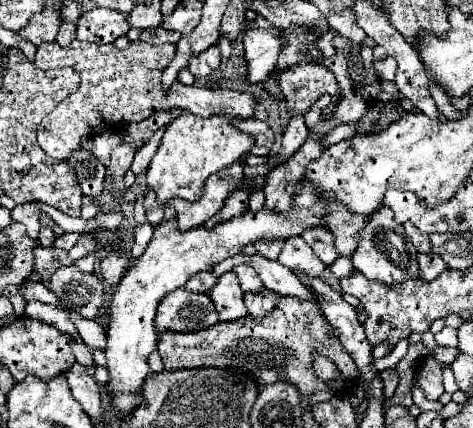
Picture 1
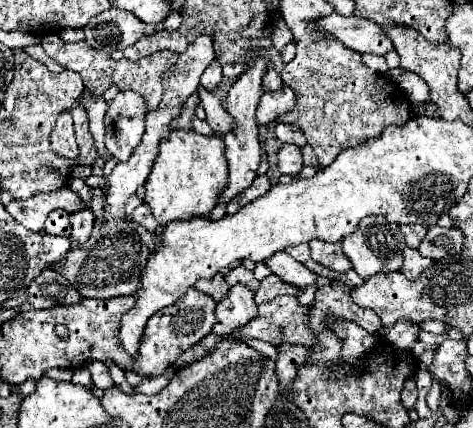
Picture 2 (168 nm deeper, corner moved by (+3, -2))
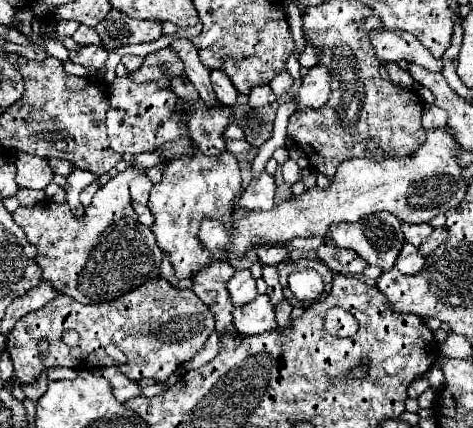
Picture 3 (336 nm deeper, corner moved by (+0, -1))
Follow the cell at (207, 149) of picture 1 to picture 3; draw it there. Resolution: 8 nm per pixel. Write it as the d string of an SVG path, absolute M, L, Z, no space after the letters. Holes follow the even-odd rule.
M194 145L192 155L182 155L166 163L162 181L156 183L150 191L148 207L154 215L152 231L156 235L156 243L170 255L178 279L192 277L196 271L208 265L210 251L204 249L204 245L198 241L200 221L210 217L228 225L234 199L242 193L240 183L240 167L230 151L222 151L220 155L204 155L198 145Z

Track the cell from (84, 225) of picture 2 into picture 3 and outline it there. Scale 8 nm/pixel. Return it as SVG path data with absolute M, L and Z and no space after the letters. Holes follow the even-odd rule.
M74 169L74 171L68 175L68 187L66 187L68 199L66 199L66 201L68 201L74 217L84 217L84 207L82 207L82 203L80 203L80 199L78 199L78 193L80 193L86 185L90 185L90 183L94 183L94 181L98 181L98 177L94 177L92 173L86 173L86 171L82 171L82 169Z

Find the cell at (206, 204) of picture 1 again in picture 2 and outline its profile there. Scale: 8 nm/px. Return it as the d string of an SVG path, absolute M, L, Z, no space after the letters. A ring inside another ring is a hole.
M265 56L251 58L245 74L237 78L237 82L231 86L231 90L227 94L227 112L235 120L235 126L223 138L225 146L227 146L227 160L229 160L229 186L223 192L223 198L219 202L233 200L247 186L251 186L251 182L257 176L257 168L261 164L263 152L261 152L261 146L259 146L259 124L257 124L255 112L257 112L257 106L259 106L259 98L263 96L261 78L267 72L267 62L269 62L269 58L265 58Z

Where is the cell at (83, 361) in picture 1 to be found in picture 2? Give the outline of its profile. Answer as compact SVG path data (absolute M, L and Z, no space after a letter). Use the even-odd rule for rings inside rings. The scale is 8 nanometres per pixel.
M99 360L89 362L89 364L87 364L87 370L91 372L93 382L95 382L95 386L97 386L97 388L107 390L107 388L113 388L113 386L115 386L115 384L113 384L113 380L111 380L109 368L107 368L103 362L99 362Z

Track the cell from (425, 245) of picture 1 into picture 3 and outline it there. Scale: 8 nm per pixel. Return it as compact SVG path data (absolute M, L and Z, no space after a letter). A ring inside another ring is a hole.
M402 223L402 231L404 231L408 243L412 243L414 247L420 247L422 241L432 233L432 227L430 227L430 225L412 225L412 223Z

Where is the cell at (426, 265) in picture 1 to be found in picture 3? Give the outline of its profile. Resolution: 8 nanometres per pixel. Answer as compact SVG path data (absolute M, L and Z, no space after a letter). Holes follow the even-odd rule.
M406 243L398 255L398 261L396 261L396 269L404 275L416 275L420 273L424 267L424 257L418 253L418 249L410 243Z

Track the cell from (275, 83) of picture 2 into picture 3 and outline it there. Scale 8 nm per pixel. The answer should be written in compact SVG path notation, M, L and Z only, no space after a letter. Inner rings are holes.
M260 85L258 89L252 89L248 97L250 97L248 103L250 103L254 109L258 109L258 107L264 107L264 105L272 103L272 89L270 89L268 85Z

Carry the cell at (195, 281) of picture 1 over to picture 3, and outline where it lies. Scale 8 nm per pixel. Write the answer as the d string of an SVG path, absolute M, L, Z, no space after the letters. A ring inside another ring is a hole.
M210 263L206 269L194 275L192 291L210 307L216 319L218 333L234 333L232 323L232 301L226 291L228 279L234 275L234 267L228 263Z

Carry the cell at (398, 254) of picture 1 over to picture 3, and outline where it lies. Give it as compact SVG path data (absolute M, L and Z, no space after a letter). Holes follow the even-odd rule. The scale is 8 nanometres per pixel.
M372 213L370 217L362 217L356 223L336 223L330 227L330 239L342 249L354 249L368 265L376 265L382 271L388 271L396 265L396 257L402 249L404 233L400 229L400 221L392 213Z

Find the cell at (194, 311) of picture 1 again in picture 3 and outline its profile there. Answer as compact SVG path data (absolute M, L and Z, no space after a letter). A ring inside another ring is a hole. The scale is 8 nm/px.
M154 279L114 301L98 305L82 305L72 297L60 295L14 325L6 337L6 351L10 353L20 383L34 383L44 367L72 367L80 371L116 365L104 351L108 345L118 347L126 355L128 361L118 365L118 369L132 381L140 381L142 377L164 381L176 371L176 367L190 361L204 347L212 331L214 315L194 291L176 289L166 279ZM64 329L76 329L80 333L80 343L76 347L66 347L62 343L60 335ZM40 339L48 339L50 343L44 357L36 351Z

